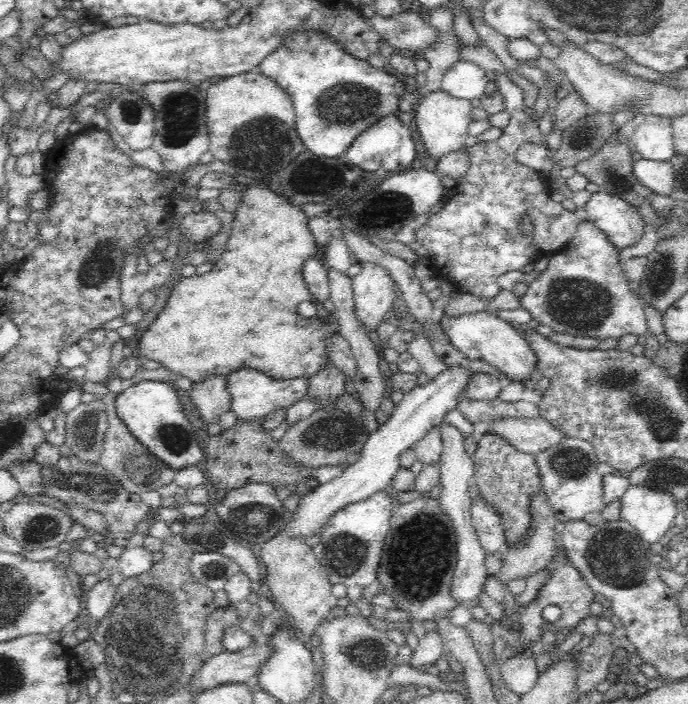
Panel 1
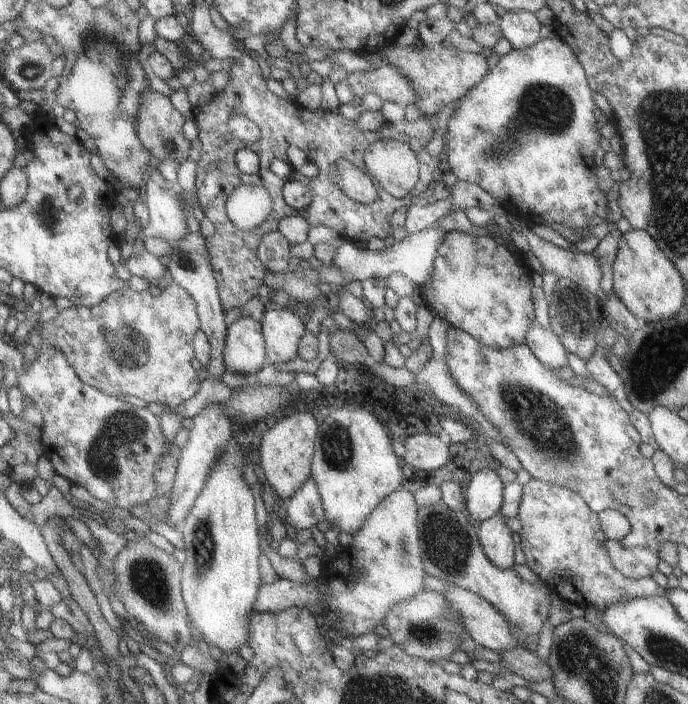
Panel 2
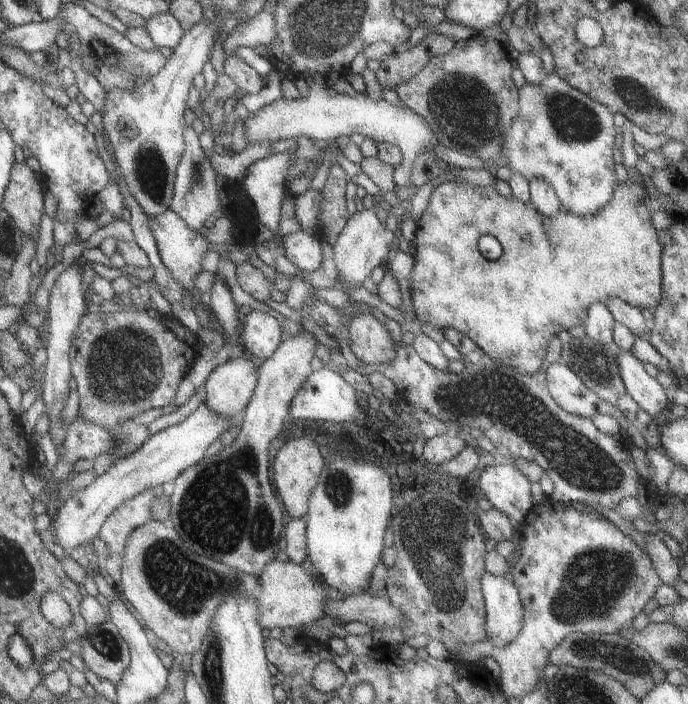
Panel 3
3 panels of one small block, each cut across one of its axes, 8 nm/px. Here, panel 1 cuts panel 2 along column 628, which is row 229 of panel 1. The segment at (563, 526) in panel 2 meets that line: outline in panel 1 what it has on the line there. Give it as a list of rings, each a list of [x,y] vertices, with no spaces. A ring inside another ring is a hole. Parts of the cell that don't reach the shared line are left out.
[[[582,221],[577,228],[577,233],[573,236],[573,239],[560,250],[559,253],[551,255],[548,267],[542,271],[540,276],[530,283],[528,291],[521,298],[522,308],[528,310],[534,319],[538,322],[542,322],[542,325],[550,326],[556,333],[560,334],[572,334],[574,336],[590,336],[592,338],[621,338],[625,334],[637,334],[638,336],[645,335],[647,332],[646,319],[644,317],[644,310],[642,305],[638,301],[638,298],[632,290],[628,287],[629,280],[623,273],[621,265],[618,265],[618,251],[614,248],[614,245],[608,241],[606,235],[600,229],[596,228],[591,222]]]

